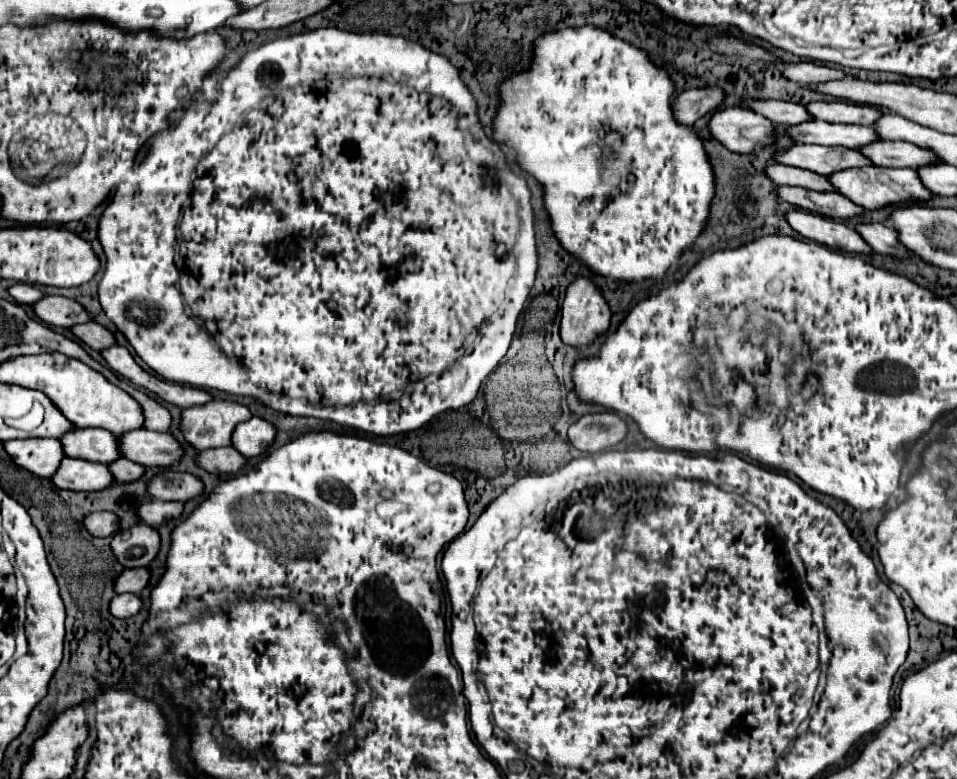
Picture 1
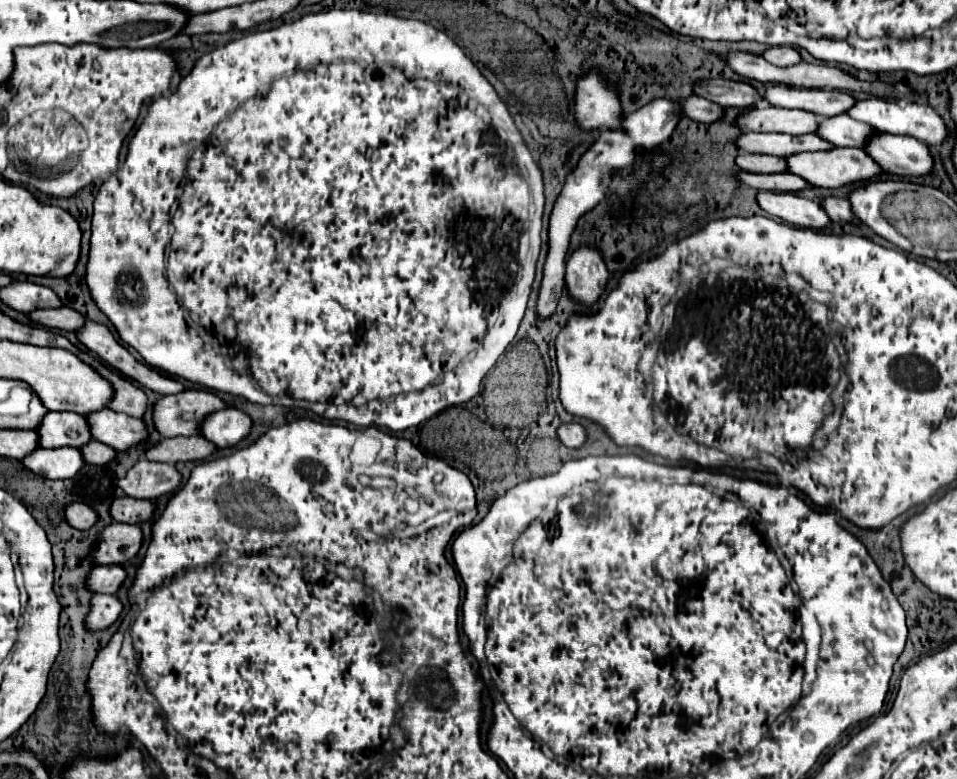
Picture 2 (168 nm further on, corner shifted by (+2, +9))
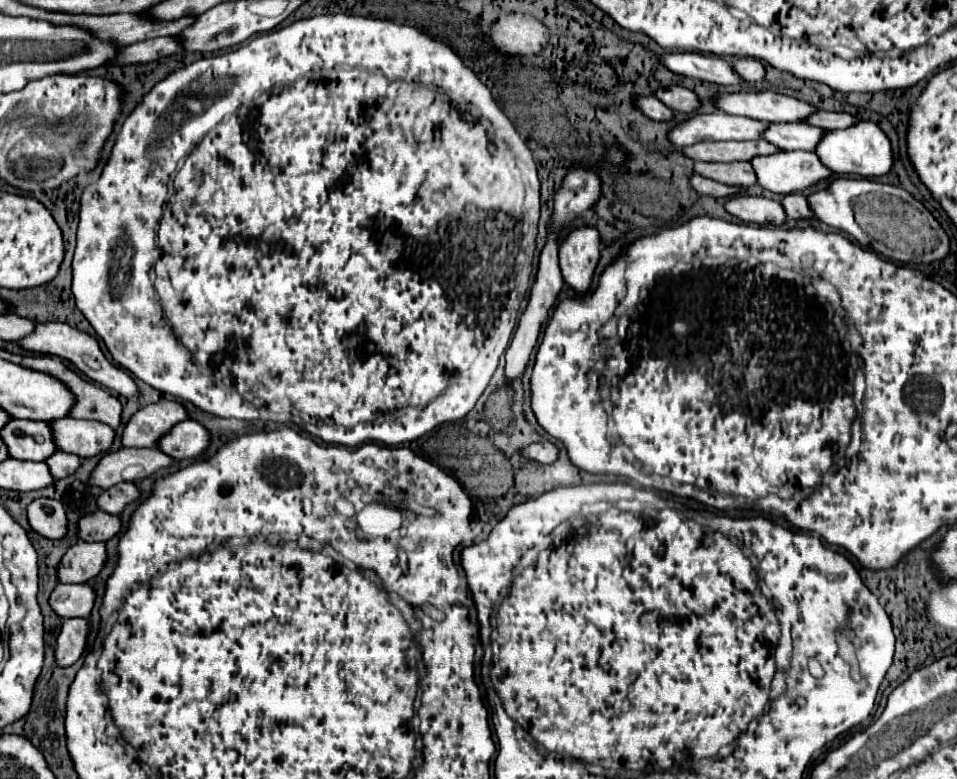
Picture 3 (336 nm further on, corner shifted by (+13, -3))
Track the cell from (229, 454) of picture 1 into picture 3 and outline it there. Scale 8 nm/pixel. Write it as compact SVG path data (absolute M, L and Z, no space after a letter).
M120 447L114 453L104 455L92 469L88 485L110 489L122 481L138 483L162 467L168 467L172 459L160 449L126 449Z

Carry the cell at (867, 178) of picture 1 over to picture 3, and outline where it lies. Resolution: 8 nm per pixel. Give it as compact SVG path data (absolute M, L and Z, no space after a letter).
M778 151L766 157L756 157L750 165L764 189L782 195L802 191L832 175L832 171L808 151Z

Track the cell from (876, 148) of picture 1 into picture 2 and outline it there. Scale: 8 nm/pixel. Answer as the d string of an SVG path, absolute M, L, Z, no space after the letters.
M837 115L823 119L817 135L831 141L835 147L865 147L869 137L877 133L871 125L853 121L849 115Z

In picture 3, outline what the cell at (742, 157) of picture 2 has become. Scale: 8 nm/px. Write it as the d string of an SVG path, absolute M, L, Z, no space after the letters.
M700 161L700 163L694 163L694 173L724 185L748 187L756 183L754 169L746 161L736 161L736 163L702 163Z

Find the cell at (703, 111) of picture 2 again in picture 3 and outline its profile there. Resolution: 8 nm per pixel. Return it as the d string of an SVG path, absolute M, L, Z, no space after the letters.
M650 95L650 97L638 97L634 105L636 105L636 109L640 113L644 113L646 117L650 117L654 121L668 121L672 117L672 111L664 103L660 103L654 95Z

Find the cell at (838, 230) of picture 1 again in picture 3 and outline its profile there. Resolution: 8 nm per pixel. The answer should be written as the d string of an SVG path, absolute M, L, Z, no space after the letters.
M740 195L730 197L724 203L724 209L746 221L746 223L760 223L760 225L782 225L786 219L786 213L778 201L766 199L766 197L752 197L752 195Z

